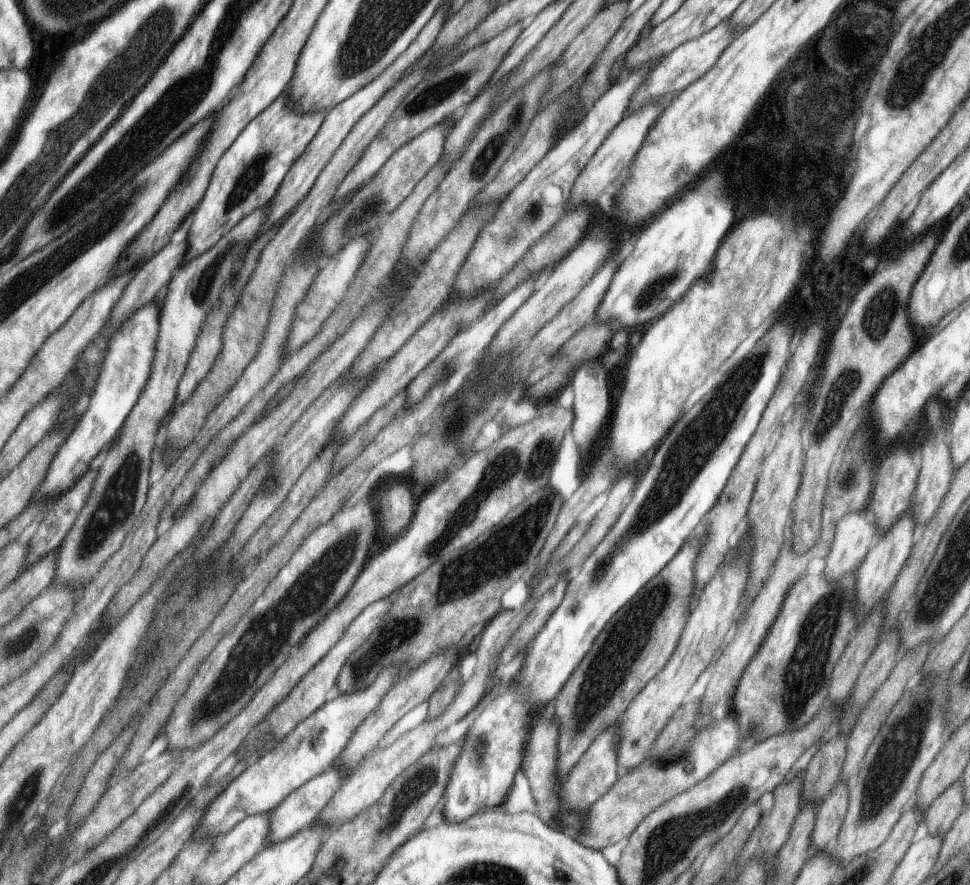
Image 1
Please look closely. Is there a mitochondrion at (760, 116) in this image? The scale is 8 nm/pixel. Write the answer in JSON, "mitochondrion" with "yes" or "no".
{"mitochondrion":"no"}

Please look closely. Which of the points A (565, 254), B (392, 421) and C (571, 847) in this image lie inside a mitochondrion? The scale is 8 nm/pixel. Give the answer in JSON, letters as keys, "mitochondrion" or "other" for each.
{"A":"other","B":"other","C":"other"}

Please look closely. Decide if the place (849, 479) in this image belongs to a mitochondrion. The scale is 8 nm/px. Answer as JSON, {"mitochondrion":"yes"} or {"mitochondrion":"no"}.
{"mitochondrion":"yes"}

